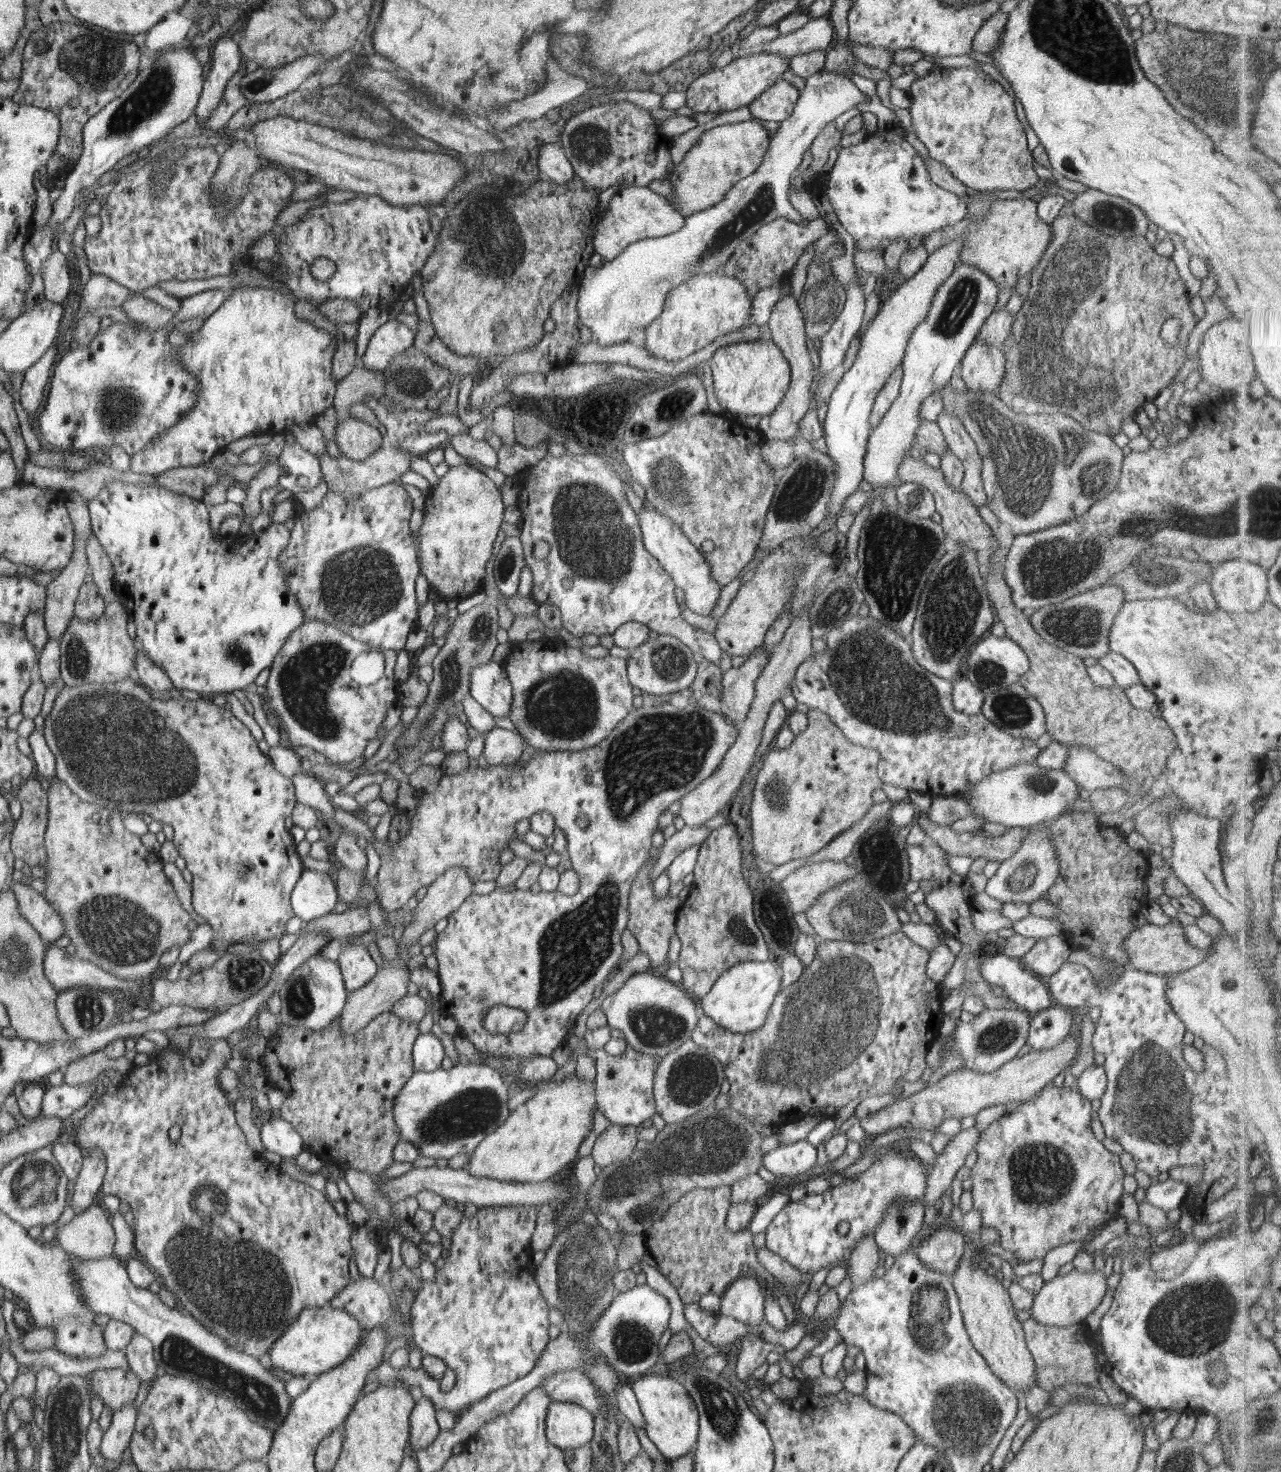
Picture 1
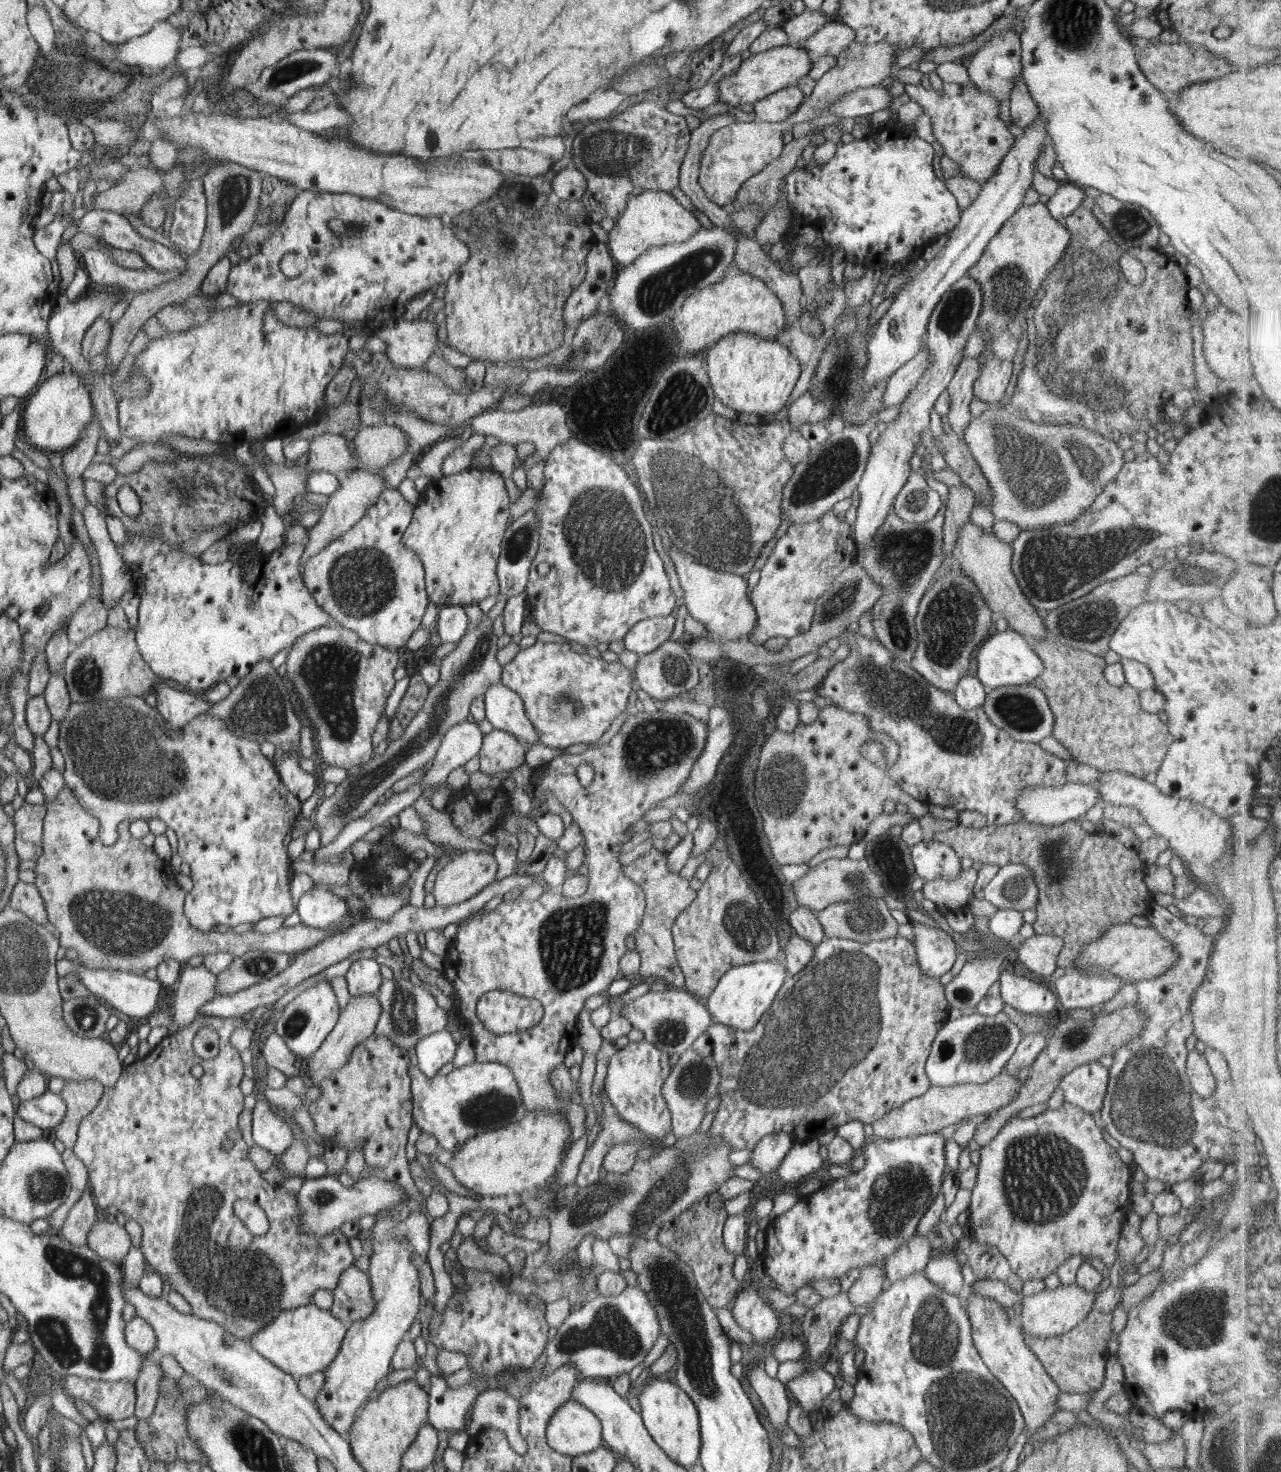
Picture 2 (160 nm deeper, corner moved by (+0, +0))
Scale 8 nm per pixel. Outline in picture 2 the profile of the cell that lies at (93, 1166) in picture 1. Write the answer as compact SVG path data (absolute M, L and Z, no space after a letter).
M89 1186L80 1200L70 1209L66 1221L64 1221L64 1225L62 1225L57 1235L76 1246L86 1247L88 1233L92 1231L96 1220L96 1206L94 1206L94 1197L91 1193L91 1186Z

